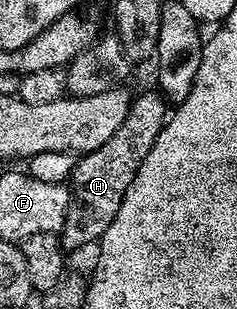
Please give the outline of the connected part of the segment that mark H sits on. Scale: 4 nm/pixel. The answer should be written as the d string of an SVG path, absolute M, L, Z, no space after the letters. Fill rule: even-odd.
M156 89L153 90L146 94L138 93L134 97L127 112L127 120L119 124L115 136L111 136L103 148L95 148L95 152L82 154L74 161L69 211L65 227L59 232L66 251L77 250L88 242L96 243L103 232L111 228L111 220L115 220L115 212L119 212L119 204L123 204L123 196L131 180L135 180L135 172L139 172L139 164L147 160L147 152L151 152L167 121L166 99Z

